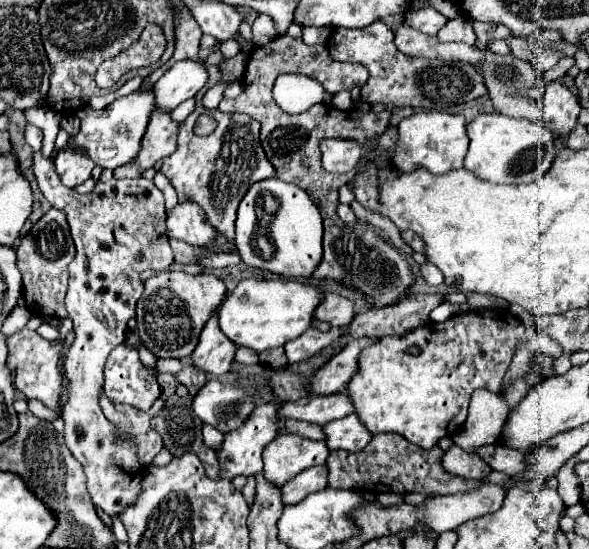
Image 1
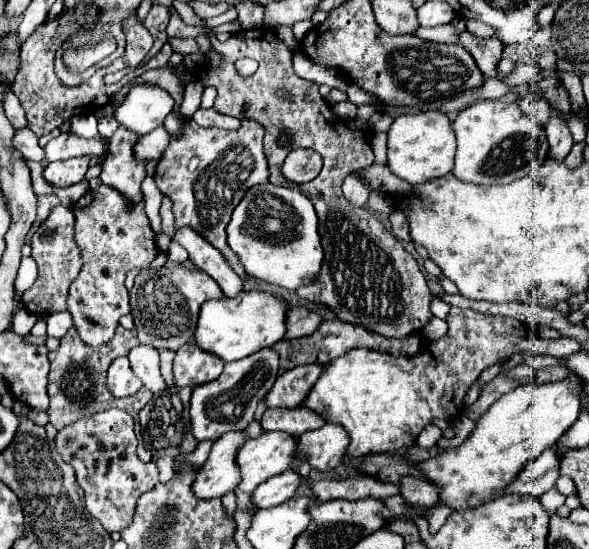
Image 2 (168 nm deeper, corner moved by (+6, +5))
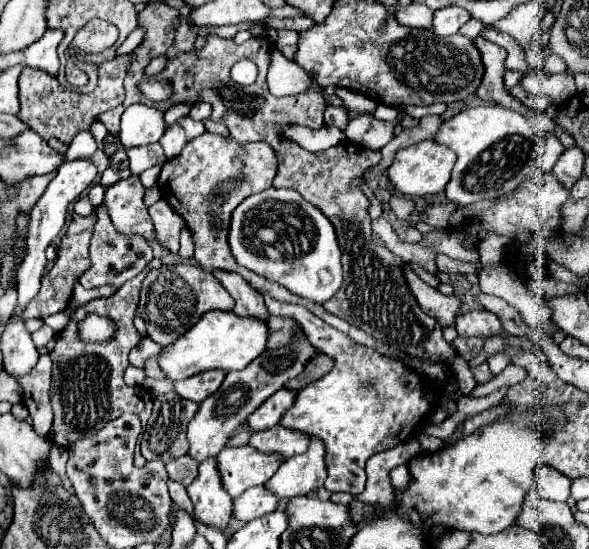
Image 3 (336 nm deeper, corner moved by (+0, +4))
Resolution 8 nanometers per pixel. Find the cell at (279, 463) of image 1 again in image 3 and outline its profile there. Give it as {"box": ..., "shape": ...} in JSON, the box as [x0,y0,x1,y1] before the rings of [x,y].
{"box":[216,446,280,498],"shape":[[[252,446],[224,448],[216,456],[222,486],[232,498],[252,486],[262,486],[268,482],[280,464],[280,458],[264,458],[264,454],[256,454]]]}

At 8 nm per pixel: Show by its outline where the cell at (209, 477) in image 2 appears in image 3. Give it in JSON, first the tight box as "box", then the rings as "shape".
{"box":[186,458,232,530],"shape":[[[210,458],[208,462],[202,462],[198,470],[200,474],[186,488],[188,498],[194,504],[192,516],[196,522],[224,530],[230,520],[232,498],[228,498],[228,494],[224,494],[224,488],[220,486],[220,472],[216,470],[216,460]]]}

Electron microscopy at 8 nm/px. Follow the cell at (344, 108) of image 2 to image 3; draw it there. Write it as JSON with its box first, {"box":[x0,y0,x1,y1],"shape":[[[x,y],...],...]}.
{"box":[268,48,310,96],"shape":[[[272,48],[268,86],[274,96],[290,96],[306,92],[310,86],[310,78],[308,74],[304,74],[304,68],[298,66],[296,60],[288,60],[278,48]]]}

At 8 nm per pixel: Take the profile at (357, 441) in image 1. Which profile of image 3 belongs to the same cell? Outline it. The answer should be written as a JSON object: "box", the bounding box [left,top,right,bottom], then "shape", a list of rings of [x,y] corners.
{"box":[264,438,324,500],"shape":[[[318,438],[310,440],[310,446],[304,454],[284,462],[276,474],[264,484],[278,500],[306,496],[308,492],[318,490],[324,484],[324,444]]]}

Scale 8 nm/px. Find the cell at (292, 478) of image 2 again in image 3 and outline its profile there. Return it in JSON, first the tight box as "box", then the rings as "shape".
{"box":[232,486,278,522],"shape":[[[256,486],[252,490],[246,490],[238,498],[234,498],[232,516],[236,520],[250,522],[268,512],[274,512],[276,506],[278,506],[278,498],[272,498],[272,494],[268,494],[268,490],[264,490],[264,486]]]}

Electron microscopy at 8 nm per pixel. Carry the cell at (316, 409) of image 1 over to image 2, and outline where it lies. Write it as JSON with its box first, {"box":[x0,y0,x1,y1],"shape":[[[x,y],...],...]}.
{"box":[262,407,326,437],"shape":[[[294,407],[294,409],[266,409],[262,415],[262,427],[268,431],[286,431],[292,437],[302,435],[304,431],[312,431],[322,427],[326,421],[320,413],[308,407]]]}

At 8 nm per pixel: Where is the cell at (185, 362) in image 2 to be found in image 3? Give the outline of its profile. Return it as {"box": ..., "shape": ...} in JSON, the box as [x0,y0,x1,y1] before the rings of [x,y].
{"box":[174,370,226,404],"shape":[[[208,370],[204,374],[196,374],[184,382],[176,382],[174,390],[182,398],[200,404],[220,388],[224,376],[226,376],[226,372],[222,372],[222,370]]]}

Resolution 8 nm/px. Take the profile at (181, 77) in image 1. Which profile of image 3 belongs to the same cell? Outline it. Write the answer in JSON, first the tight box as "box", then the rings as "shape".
{"box":[120,104,164,148],"shape":[[[134,104],[126,108],[120,122],[120,142],[124,148],[146,146],[158,142],[164,134],[164,114],[146,104]]]}

